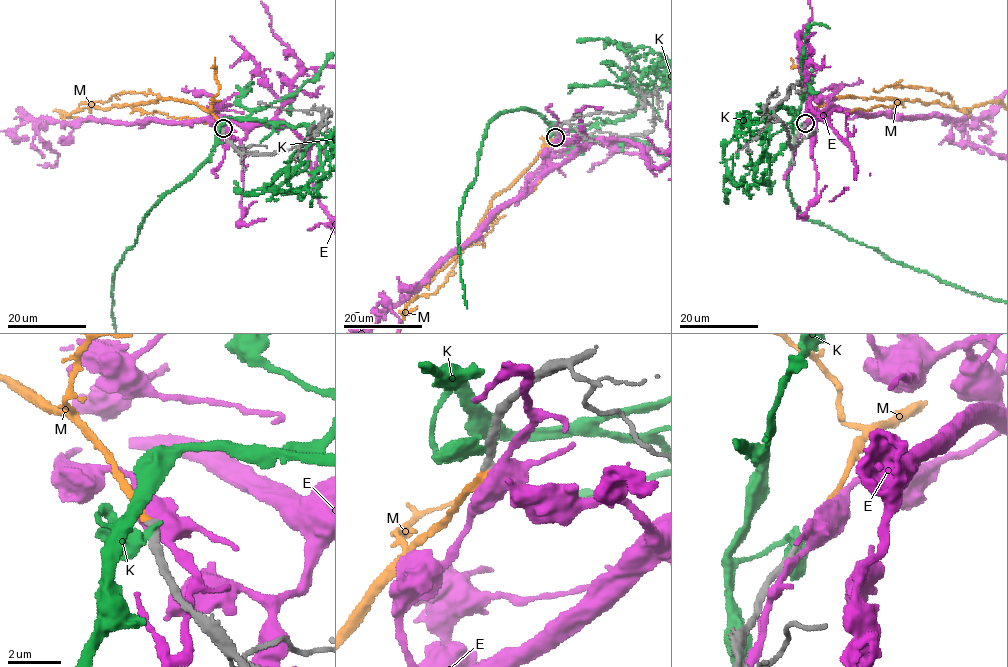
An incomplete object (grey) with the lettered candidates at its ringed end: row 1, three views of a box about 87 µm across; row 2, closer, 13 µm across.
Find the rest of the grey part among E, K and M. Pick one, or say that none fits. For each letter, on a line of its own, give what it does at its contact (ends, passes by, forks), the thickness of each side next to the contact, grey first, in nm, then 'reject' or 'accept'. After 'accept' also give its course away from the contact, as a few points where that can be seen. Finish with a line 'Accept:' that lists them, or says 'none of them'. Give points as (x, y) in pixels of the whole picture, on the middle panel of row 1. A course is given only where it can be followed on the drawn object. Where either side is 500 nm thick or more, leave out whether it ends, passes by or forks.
E: it forks there; 280 nm thick on the grey side, 460 nm on the other; reject
K: 360 nm thick on the grey side, 550 nm on the other; reject
M: it ends there; 280 nm thick on the grey side, 240 nm on the other; accept
Accept: M

